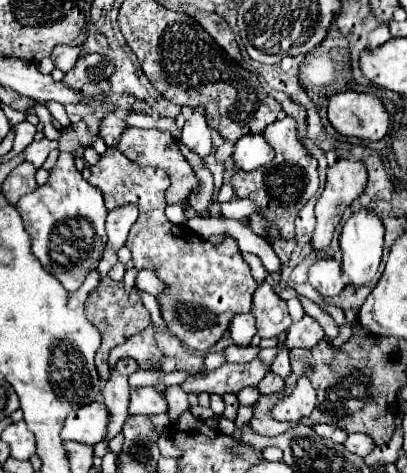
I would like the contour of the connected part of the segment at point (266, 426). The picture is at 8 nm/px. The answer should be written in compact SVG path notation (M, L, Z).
M260 395L258 401L252 405L254 415L250 419L250 427L258 435L278 435L284 429L278 429L276 421L270 421L270 395Z

